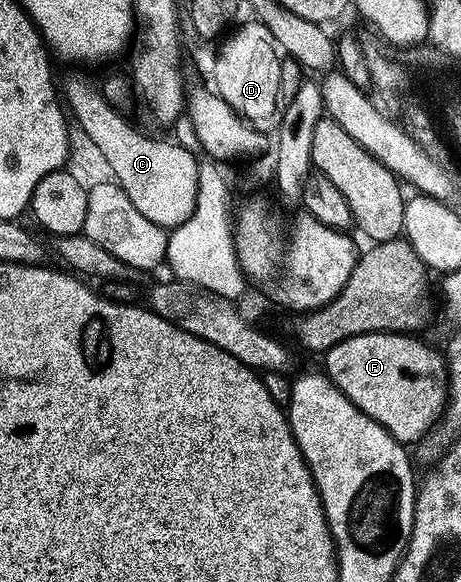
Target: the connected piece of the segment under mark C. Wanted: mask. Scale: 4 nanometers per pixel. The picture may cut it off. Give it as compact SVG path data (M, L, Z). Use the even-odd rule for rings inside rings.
M70 77L66 85L62 87L65 104L73 122L82 131L89 136L93 145L100 148L101 152L107 158L107 162L114 167L116 182L119 183L122 190L128 195L130 201L136 206L139 213L152 223L161 228L171 231L178 225L184 224L190 219L194 211L194 205L197 204L198 193L198 173L200 172L199 158L195 158L195 152L191 148L186 148L179 142L164 141L154 139L140 133L121 113L119 108L109 103L101 90L92 85L88 80L82 77Z

